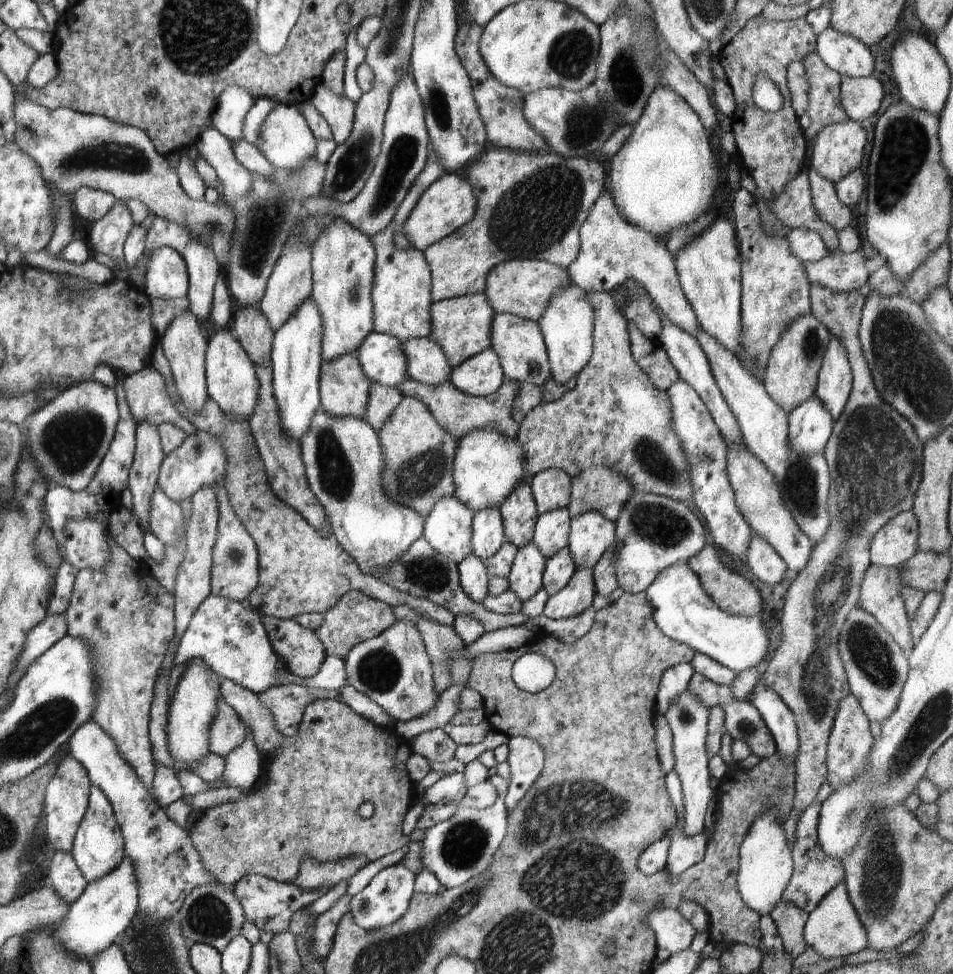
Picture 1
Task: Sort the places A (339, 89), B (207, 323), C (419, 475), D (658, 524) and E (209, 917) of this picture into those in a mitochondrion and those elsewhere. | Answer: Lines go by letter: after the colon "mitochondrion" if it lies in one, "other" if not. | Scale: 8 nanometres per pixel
A: other
B: other
C: mitochondrion
D: mitochondrion
E: mitochondrion

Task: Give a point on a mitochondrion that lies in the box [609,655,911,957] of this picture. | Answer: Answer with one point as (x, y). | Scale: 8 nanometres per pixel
(881, 880)

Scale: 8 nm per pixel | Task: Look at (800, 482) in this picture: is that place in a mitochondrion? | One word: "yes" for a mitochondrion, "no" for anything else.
yes

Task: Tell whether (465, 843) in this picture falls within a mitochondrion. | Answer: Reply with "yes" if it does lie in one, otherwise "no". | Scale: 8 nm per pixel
yes

